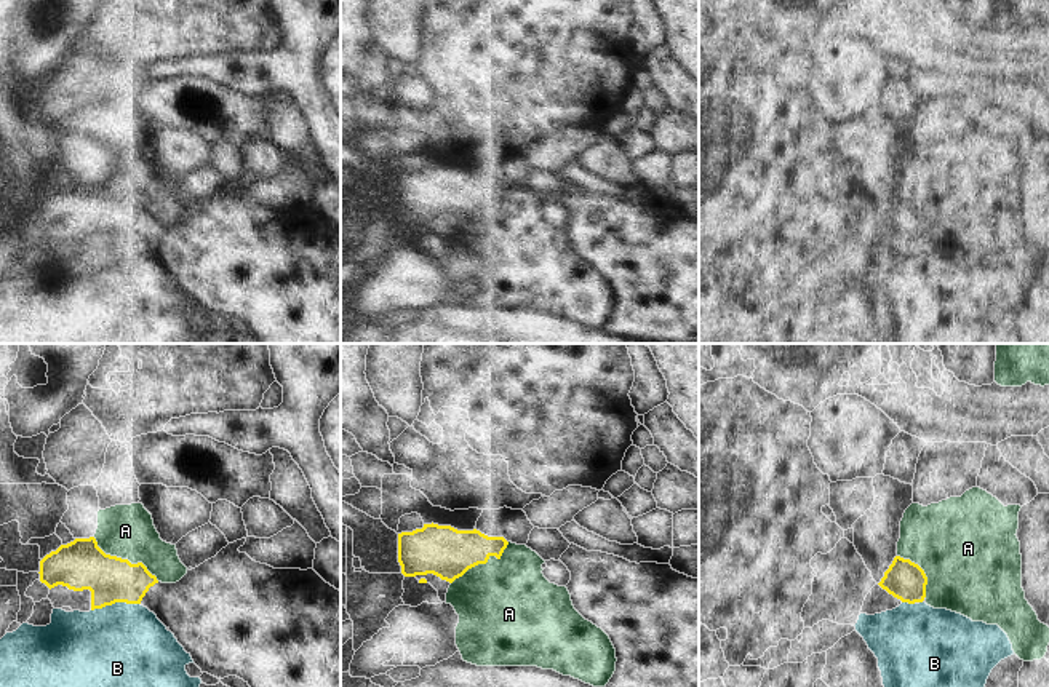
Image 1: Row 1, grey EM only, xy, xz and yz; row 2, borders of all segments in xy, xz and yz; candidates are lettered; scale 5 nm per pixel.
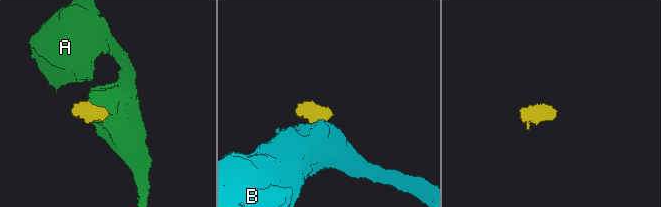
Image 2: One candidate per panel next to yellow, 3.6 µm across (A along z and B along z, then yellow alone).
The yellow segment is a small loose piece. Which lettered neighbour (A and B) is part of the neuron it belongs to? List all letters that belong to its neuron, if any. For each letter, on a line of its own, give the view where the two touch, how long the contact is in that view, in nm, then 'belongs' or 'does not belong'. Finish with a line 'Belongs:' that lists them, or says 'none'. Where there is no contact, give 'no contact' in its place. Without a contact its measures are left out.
A: contact in xy; length 400 nm; does not belong
B: contact in xy; length 260 nm; does not belong
Belongs: none

